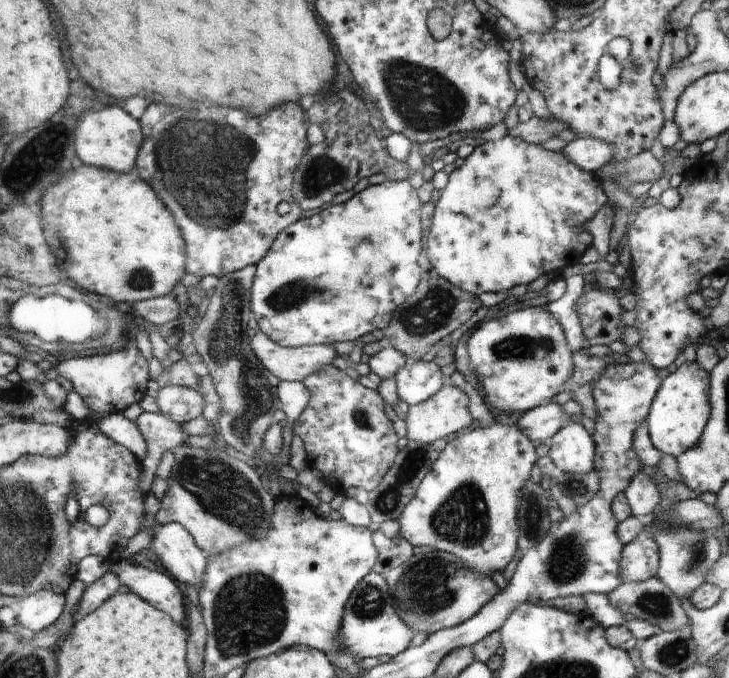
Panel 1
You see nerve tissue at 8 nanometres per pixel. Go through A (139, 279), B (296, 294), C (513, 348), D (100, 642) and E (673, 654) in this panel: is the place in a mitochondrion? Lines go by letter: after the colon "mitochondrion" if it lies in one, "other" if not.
A: mitochondrion
B: mitochondrion
C: mitochondrion
D: other
E: mitochondrion

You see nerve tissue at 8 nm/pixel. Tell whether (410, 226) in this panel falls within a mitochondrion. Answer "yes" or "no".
no

